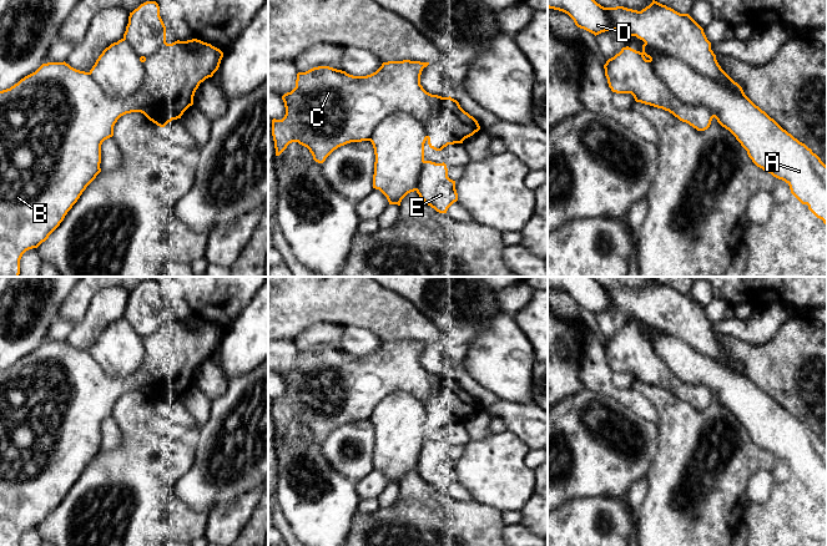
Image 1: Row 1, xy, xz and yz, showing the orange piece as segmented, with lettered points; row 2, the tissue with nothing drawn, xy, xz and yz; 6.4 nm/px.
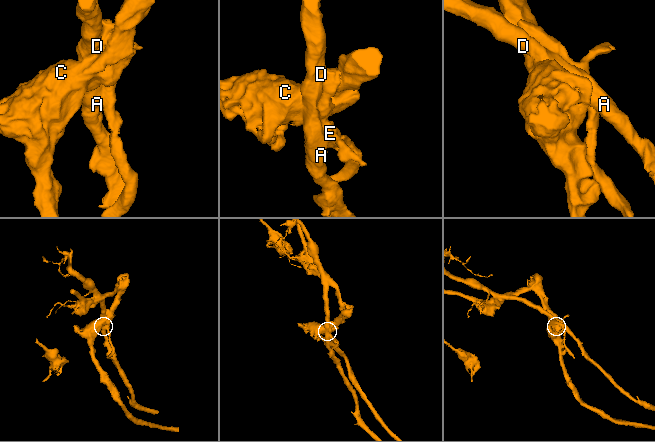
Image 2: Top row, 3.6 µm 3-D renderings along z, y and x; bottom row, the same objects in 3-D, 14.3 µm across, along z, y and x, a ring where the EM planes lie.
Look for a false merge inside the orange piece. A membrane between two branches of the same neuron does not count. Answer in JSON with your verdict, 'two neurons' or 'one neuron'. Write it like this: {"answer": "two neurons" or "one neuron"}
{"answer": "two neurons"}

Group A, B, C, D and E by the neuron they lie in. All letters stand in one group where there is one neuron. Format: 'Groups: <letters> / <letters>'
Groups: A D / B C E

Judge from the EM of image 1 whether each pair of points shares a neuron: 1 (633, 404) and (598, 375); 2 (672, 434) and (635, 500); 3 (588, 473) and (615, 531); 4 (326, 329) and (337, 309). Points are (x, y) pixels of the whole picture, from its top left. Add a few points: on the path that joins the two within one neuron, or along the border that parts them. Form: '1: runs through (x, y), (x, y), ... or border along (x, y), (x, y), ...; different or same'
1: runs through (624, 397), (615, 393), (606, 384); same
2: border along (646, 478), (646, 494), (639, 509); different
3: border along (626, 499), (576, 496), (570, 500); different
4: border along (343, 325), (313, 323), (302, 332); different

